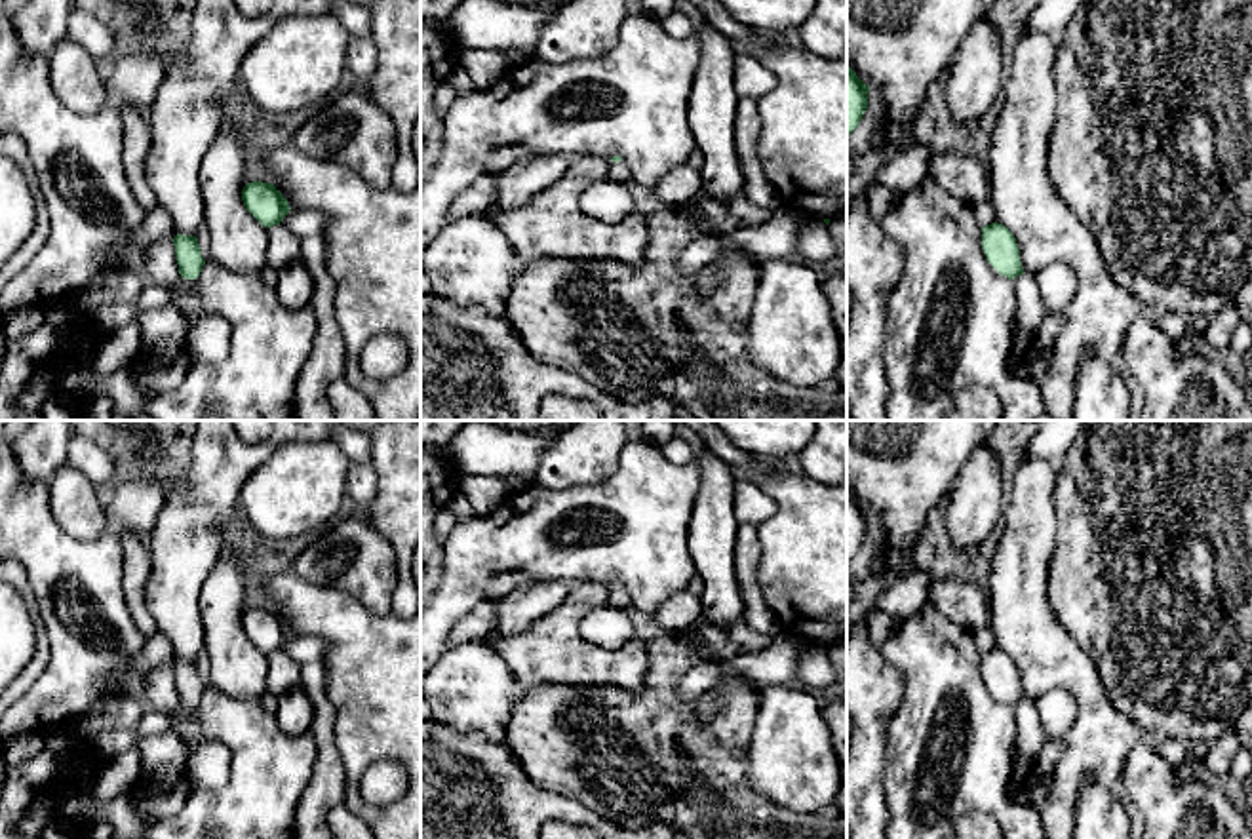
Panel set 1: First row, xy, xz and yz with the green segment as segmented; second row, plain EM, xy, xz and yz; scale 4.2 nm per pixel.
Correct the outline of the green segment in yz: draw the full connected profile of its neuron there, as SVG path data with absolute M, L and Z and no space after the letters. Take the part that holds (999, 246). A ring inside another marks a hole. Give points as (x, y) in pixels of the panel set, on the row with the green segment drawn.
M991 223L982 226L982 249L988 263L1014 283L1016 331L1012 333L1012 356L1024 367L1037 331L1048 318L1048 310L1043 304L1033 274L1024 272L1016 238L1005 224Z

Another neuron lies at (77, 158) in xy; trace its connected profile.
M0 0L0 137L19 137L25 143L49 211L49 236L36 257L2 287L0 314L68 301L110 270L143 274L147 247L126 245L147 213L131 194L122 167L120 110L135 107L148 112L164 74L160 51L139 46L122 55L105 80L107 105L91 116L74 114L51 88L49 57L23 49L6 13L6 0Z

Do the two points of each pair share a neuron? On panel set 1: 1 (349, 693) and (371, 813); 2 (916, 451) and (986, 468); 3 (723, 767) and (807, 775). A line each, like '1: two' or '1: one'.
1: one
2: two
3: two

